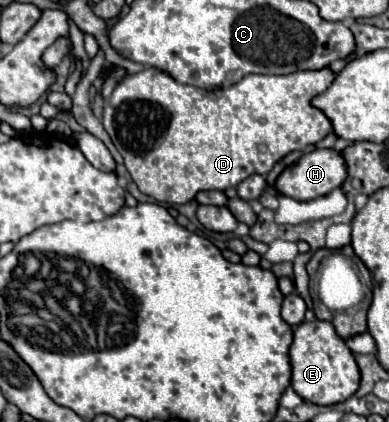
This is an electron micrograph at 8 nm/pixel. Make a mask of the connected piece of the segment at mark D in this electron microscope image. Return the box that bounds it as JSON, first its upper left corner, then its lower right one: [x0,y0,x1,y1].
[104,68,336,204]

